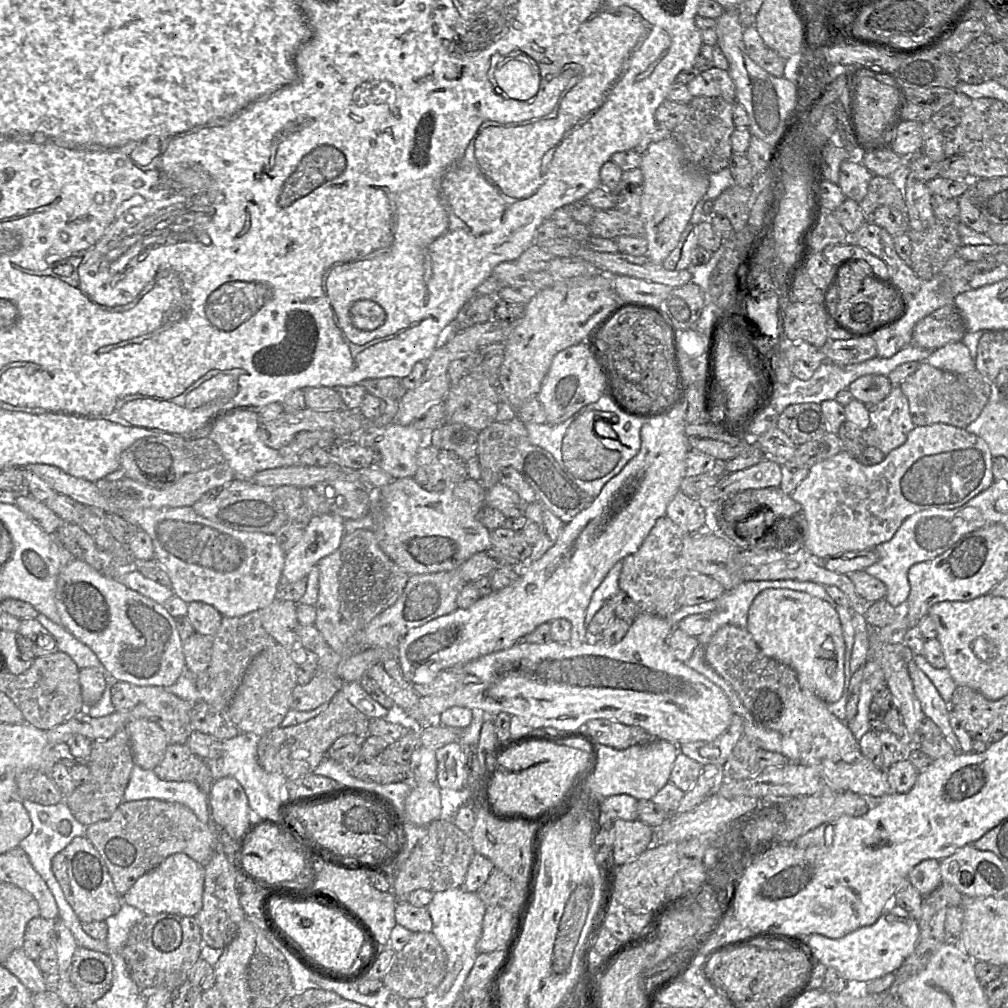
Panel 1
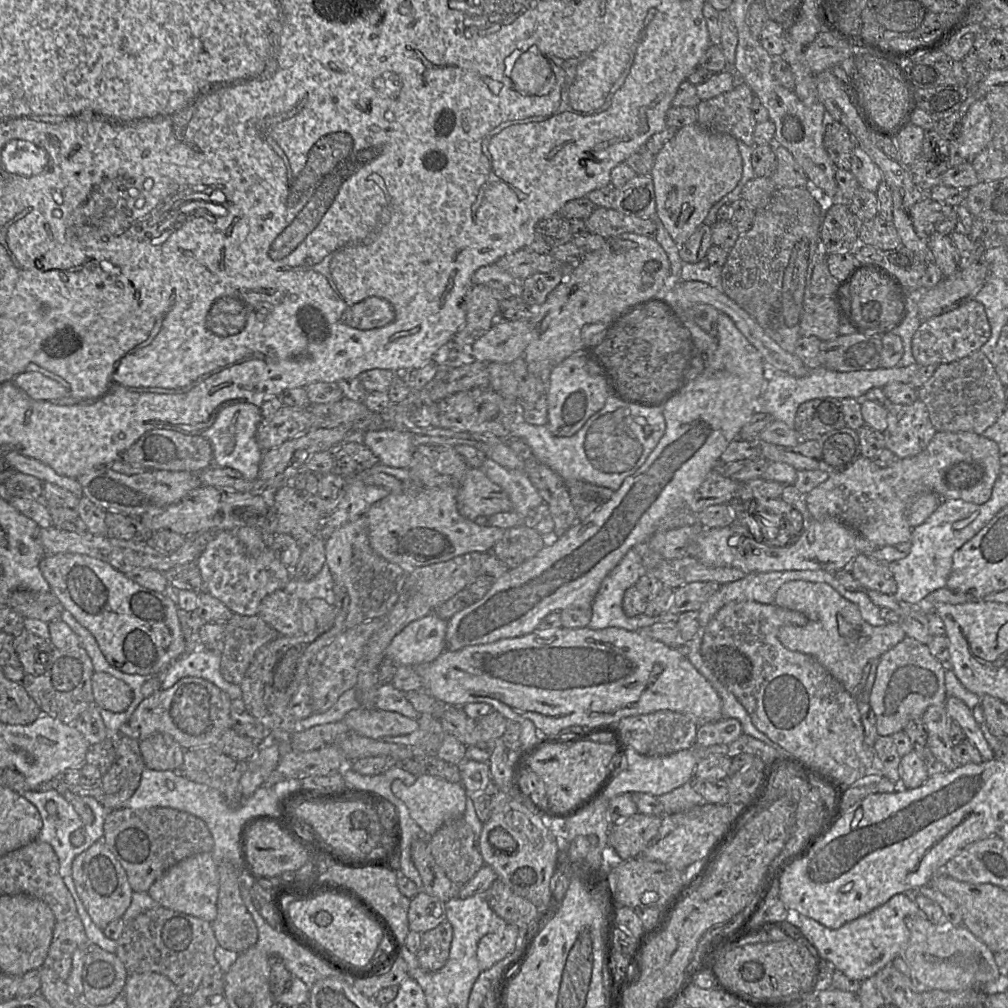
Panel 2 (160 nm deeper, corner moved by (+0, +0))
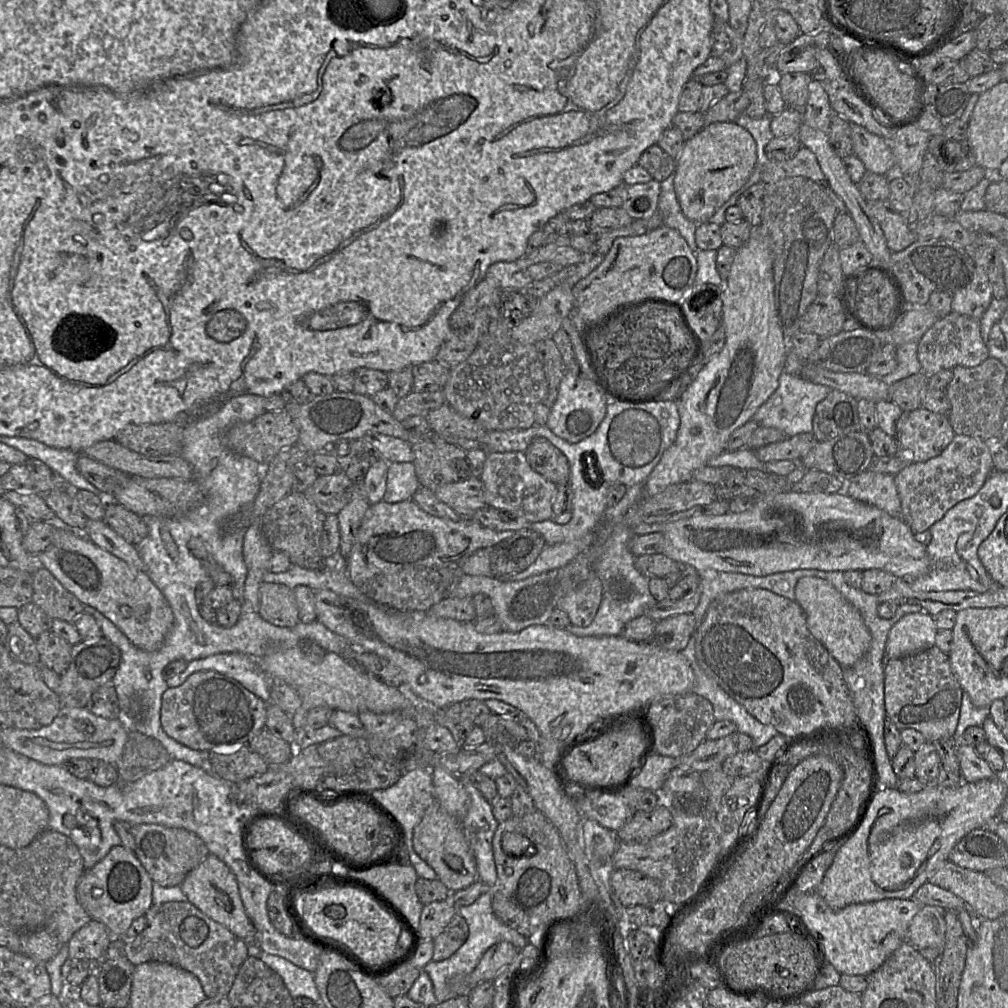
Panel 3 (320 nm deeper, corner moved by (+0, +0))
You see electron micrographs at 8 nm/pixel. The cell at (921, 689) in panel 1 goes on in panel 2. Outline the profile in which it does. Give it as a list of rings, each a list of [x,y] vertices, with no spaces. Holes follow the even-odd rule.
[[[947,697],[943,706],[949,718],[961,727],[966,740],[978,749],[983,759],[994,759],[994,752],[986,741],[972,710],[956,697]]]

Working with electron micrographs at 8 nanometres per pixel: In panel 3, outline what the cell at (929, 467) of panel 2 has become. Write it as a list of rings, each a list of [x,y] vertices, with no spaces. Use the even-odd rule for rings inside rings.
[[[868,469],[846,482],[845,494],[892,517],[901,517],[901,503],[892,475]]]

